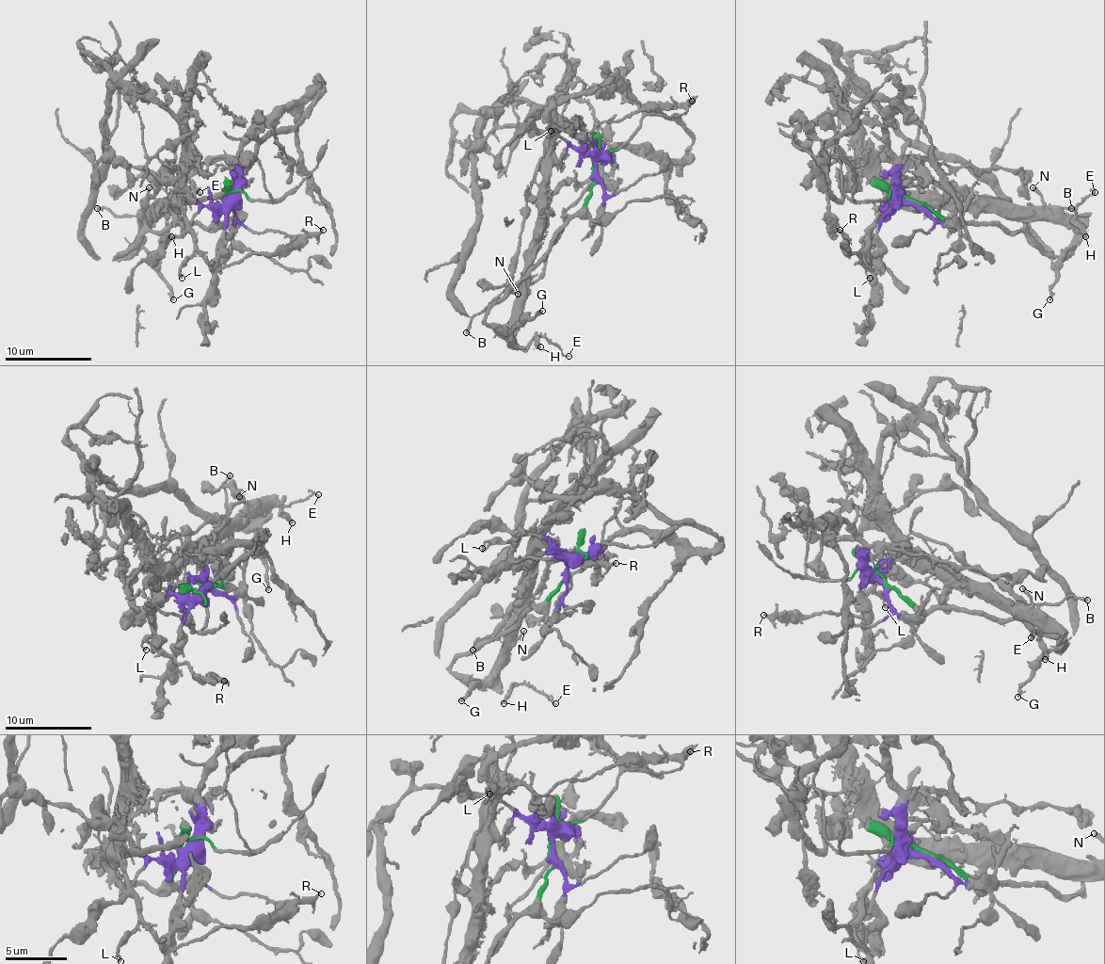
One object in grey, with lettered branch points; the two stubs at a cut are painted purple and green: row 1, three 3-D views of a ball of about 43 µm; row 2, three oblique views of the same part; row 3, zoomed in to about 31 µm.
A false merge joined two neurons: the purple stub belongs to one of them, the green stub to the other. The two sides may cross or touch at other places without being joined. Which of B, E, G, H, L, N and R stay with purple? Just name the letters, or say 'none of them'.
E, H, L, N, R

